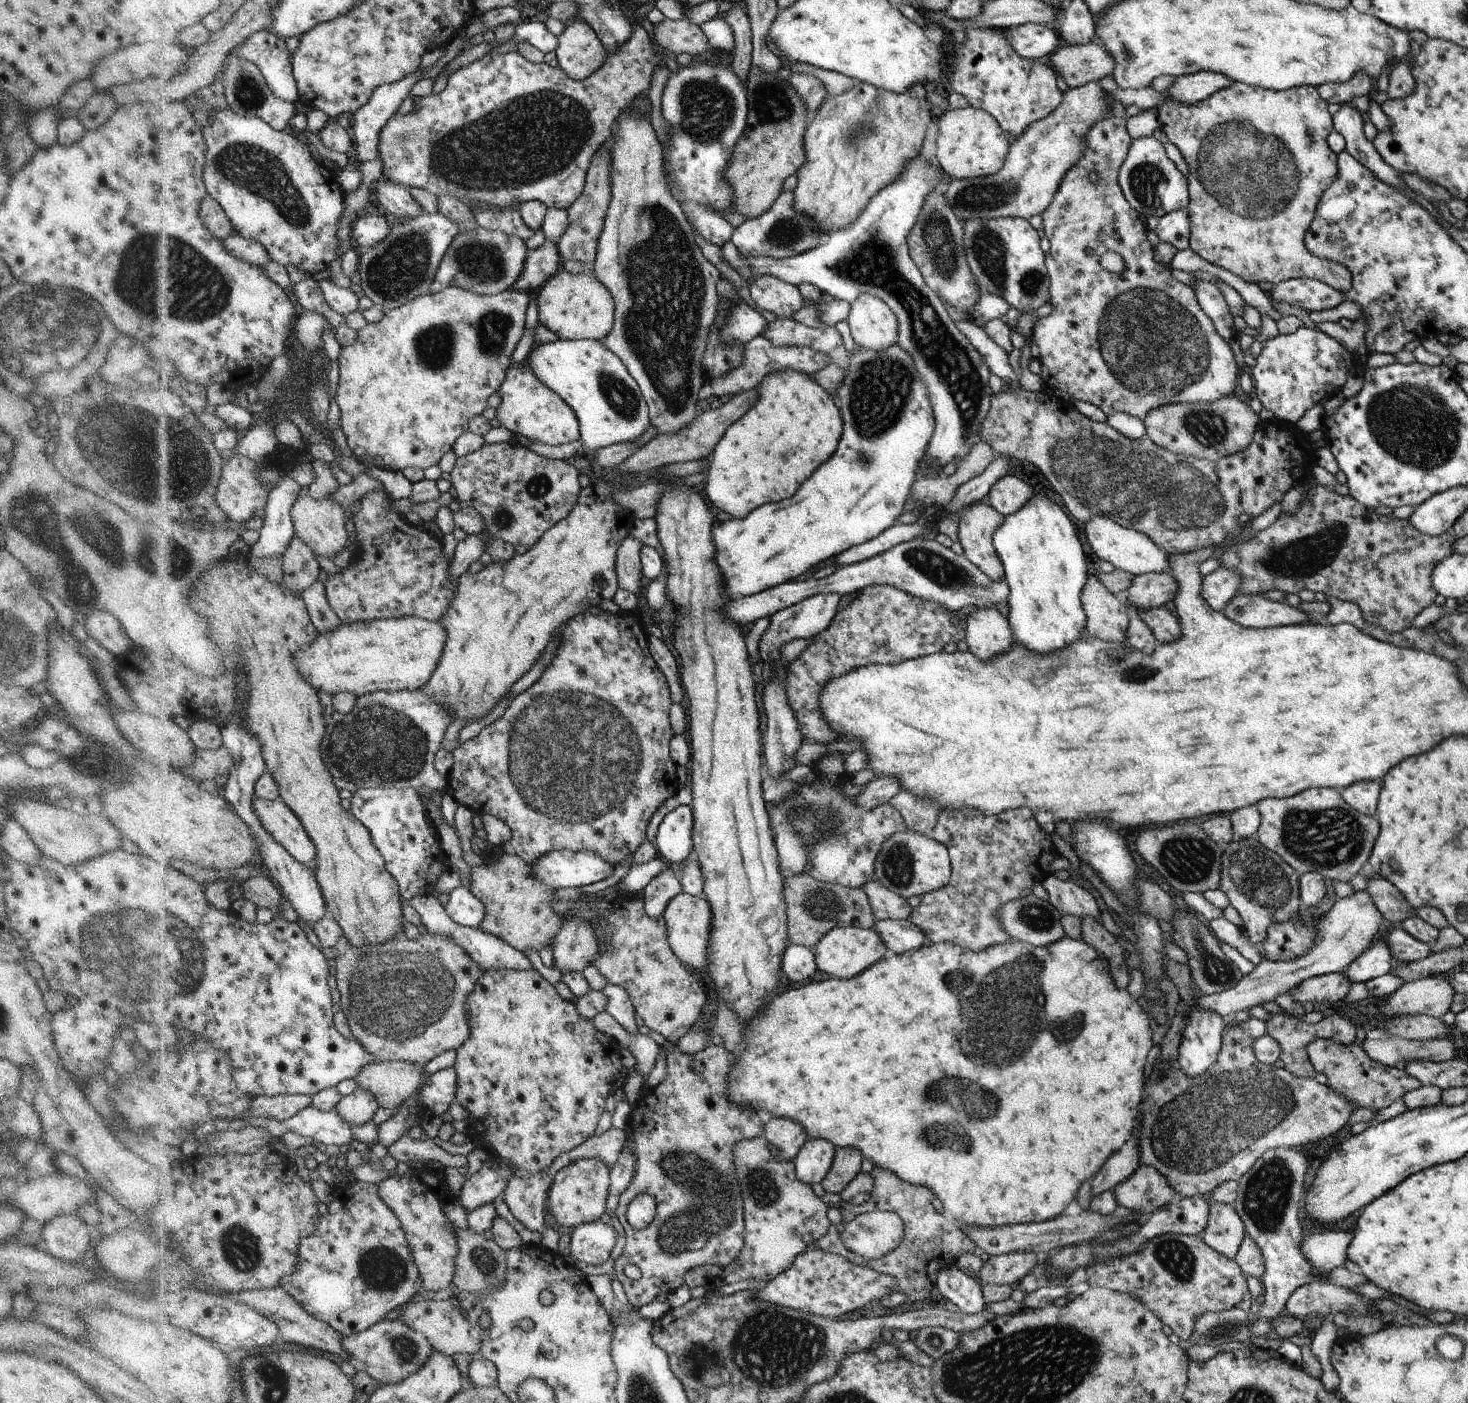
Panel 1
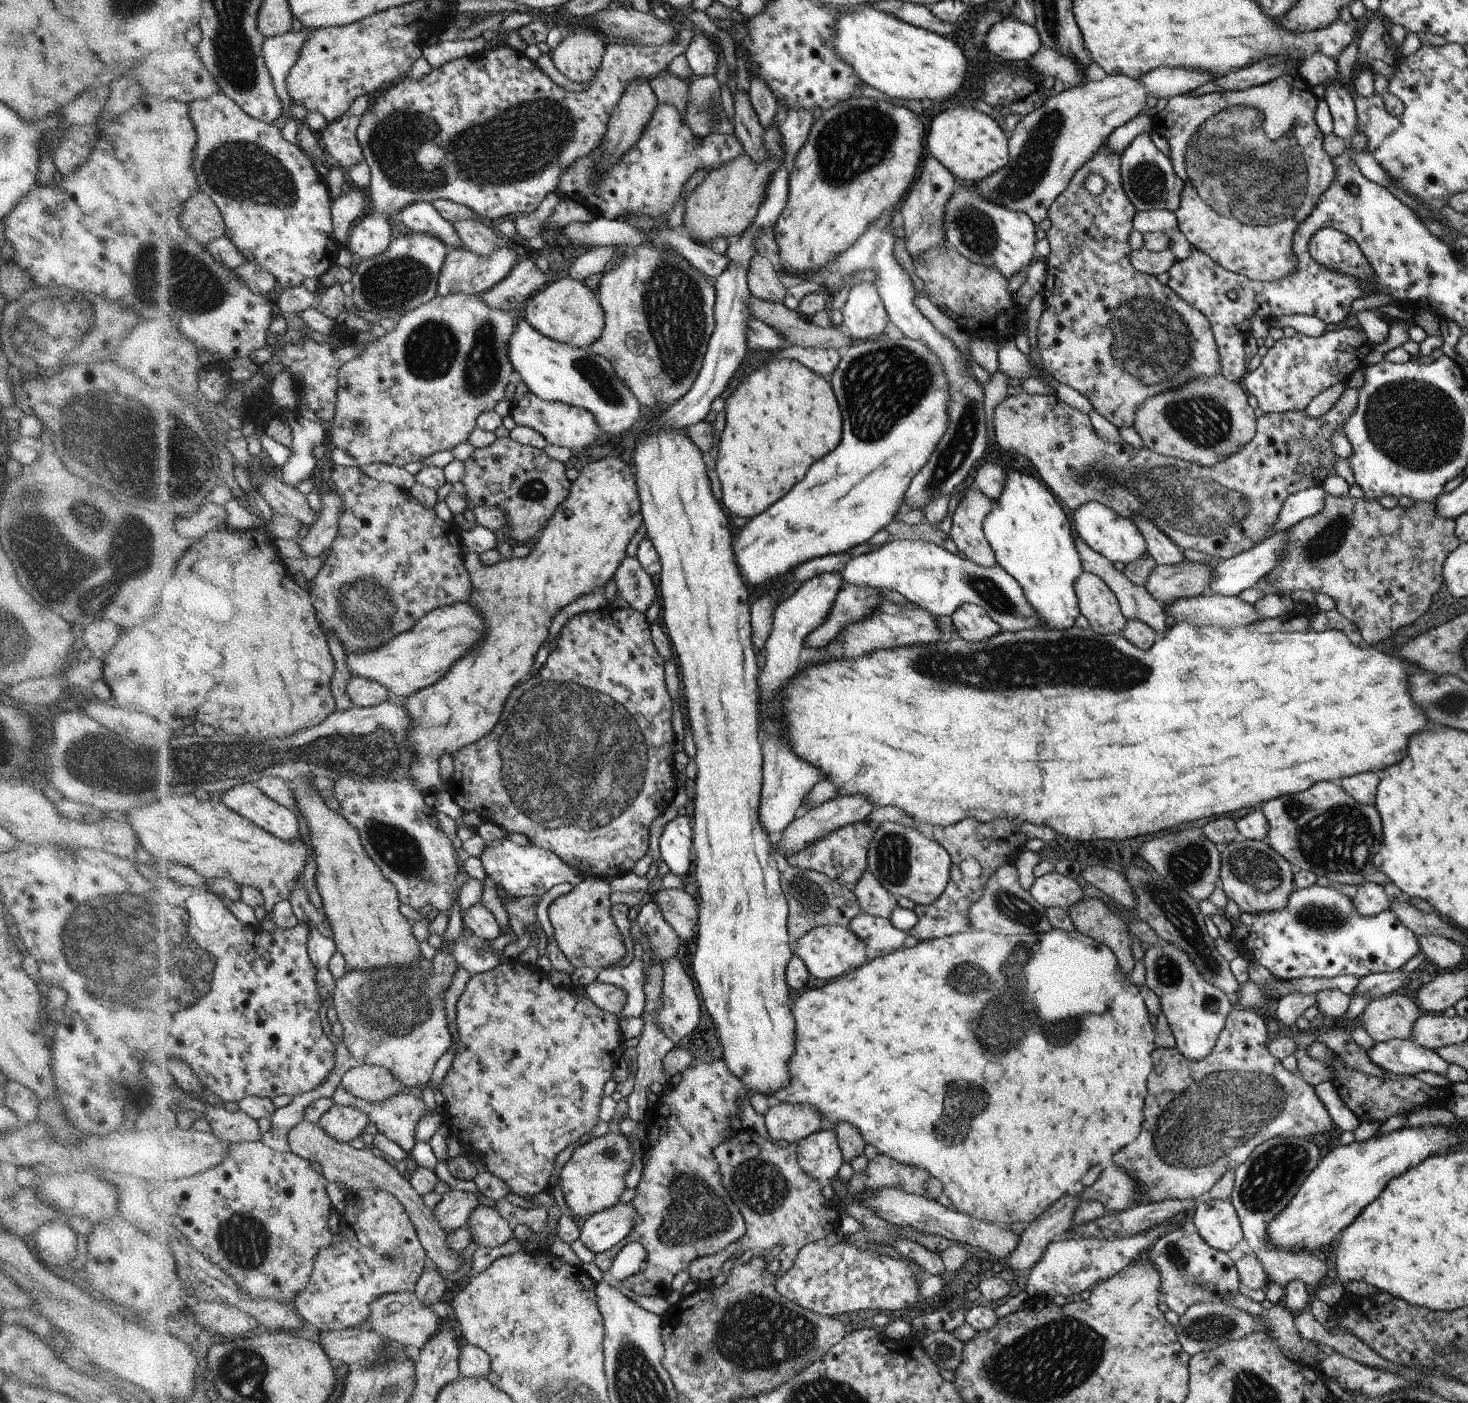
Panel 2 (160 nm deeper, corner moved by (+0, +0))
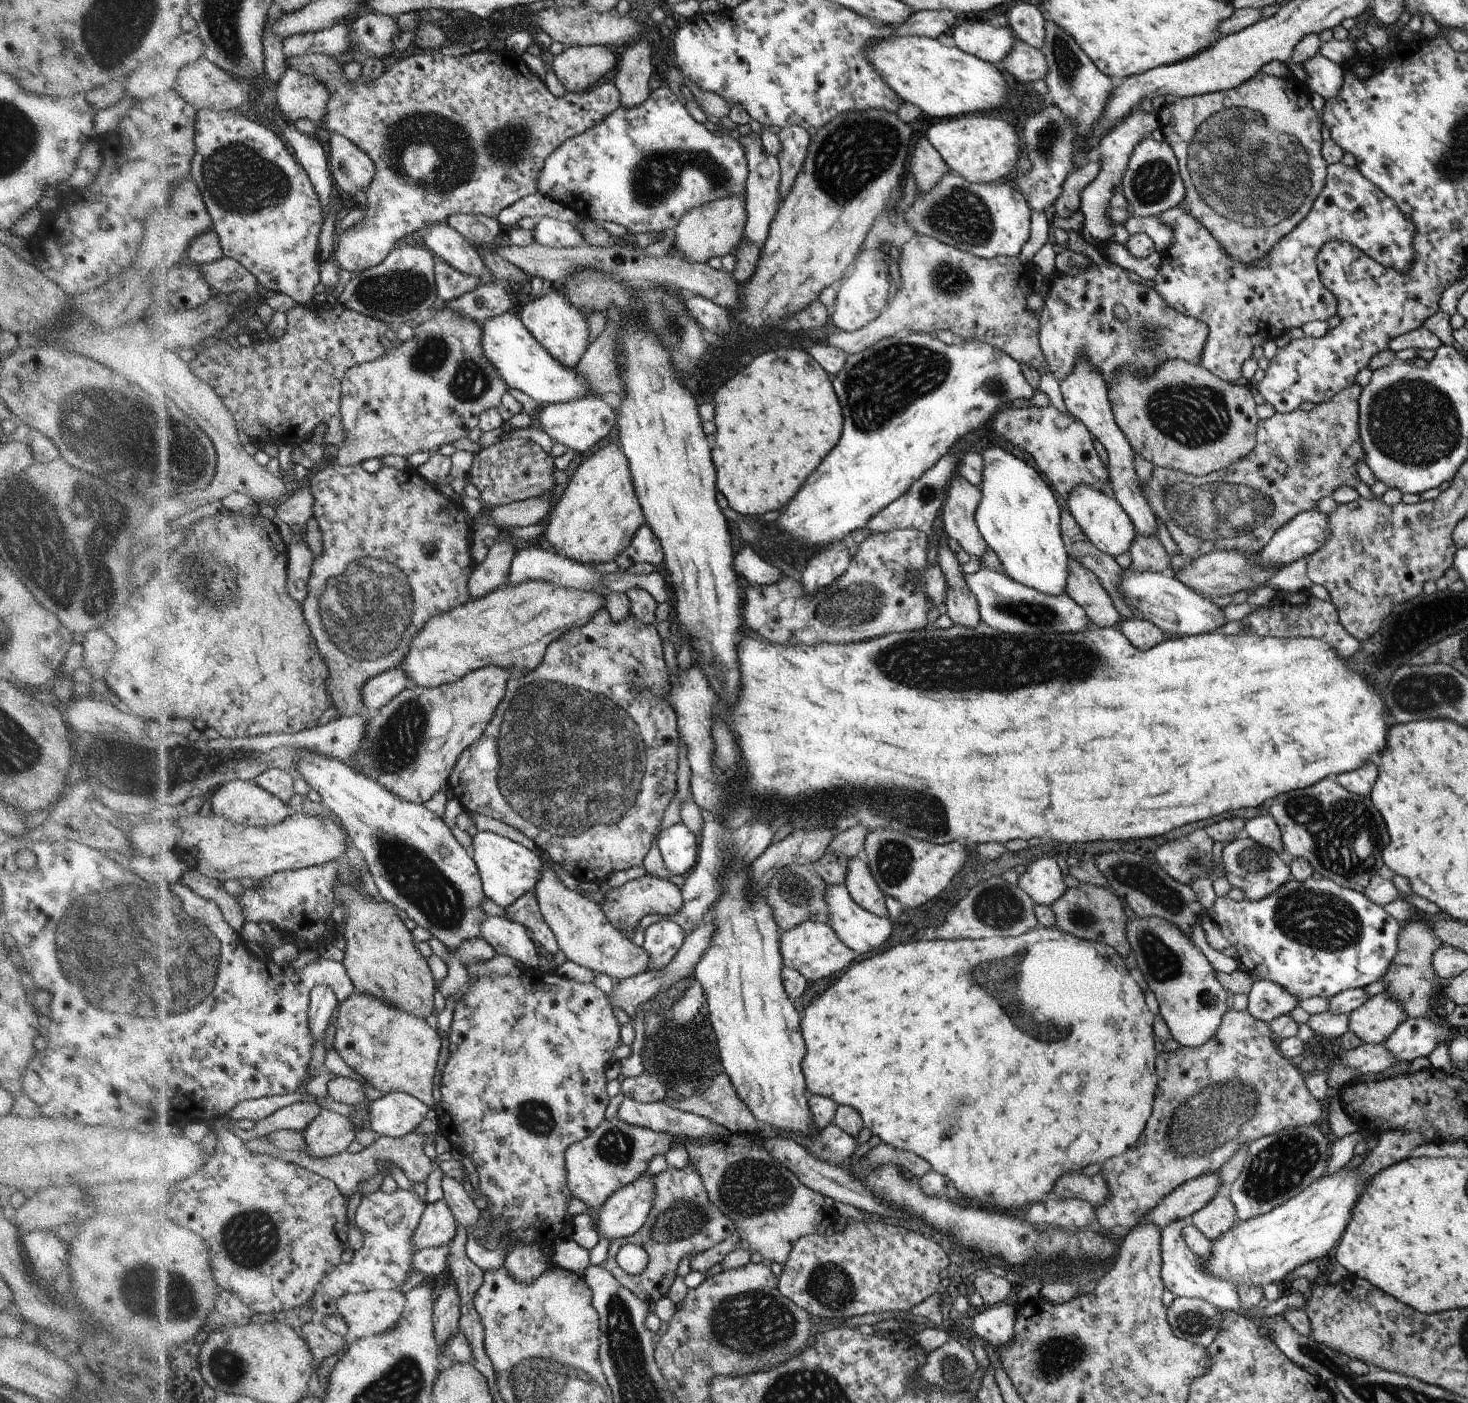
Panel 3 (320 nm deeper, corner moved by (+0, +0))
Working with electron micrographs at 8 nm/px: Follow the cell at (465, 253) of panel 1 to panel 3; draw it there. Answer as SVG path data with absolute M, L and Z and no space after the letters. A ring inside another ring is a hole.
M442 260L436 262L436 285L439 302L457 299L460 295L472 292L480 284L478 279L457 272L452 265Z

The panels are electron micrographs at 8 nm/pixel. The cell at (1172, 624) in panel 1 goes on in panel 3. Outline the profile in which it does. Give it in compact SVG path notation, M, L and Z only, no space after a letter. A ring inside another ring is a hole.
M1068 509L1062 511L1062 540L1065 540L1069 558L1075 558L1080 564L1095 573L1112 597L1117 611L1124 617L1132 618L1131 610L1121 599L1117 588L1123 570L1113 556L1102 552L1097 545L1090 542L1086 533Z

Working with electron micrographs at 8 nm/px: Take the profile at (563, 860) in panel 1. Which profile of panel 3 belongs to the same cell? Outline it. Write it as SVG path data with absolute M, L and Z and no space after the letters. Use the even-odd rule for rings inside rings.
M478 831L472 837L472 848L486 898L506 908L527 892L533 892L541 875L543 857L537 856L519 843L487 831Z

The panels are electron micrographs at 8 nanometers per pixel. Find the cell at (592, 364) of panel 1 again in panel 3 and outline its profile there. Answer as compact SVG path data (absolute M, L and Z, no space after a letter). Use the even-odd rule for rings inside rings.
M505 313L493 316L481 324L481 349L483 355L497 369L508 387L516 388L533 398L540 406L565 403L590 396L589 385L574 369L561 365L518 320L518 316Z

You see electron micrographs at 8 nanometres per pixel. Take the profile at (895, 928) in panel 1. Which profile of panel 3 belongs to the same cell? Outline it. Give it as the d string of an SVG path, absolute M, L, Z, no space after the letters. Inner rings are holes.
M844 883L826 885L825 901L829 908L828 924L837 933L837 937L846 944L848 948L853 949L855 953L864 954L876 950L880 944L884 944L892 932L892 922L886 917L879 917L876 914L868 912L862 908L853 897L849 895L848 889Z

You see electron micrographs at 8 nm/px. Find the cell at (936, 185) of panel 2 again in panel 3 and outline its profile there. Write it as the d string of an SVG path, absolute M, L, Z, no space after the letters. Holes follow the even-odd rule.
M925 136L920 137L914 152L911 152L909 170L917 182L917 192L929 191L948 171L941 153Z

